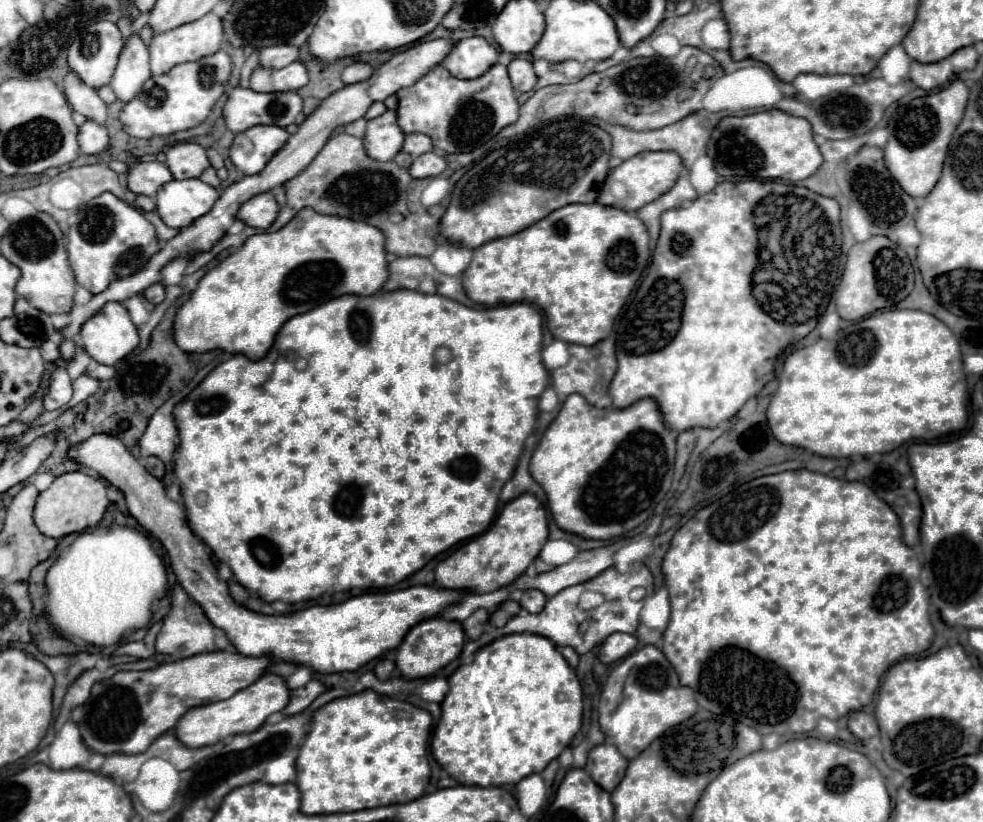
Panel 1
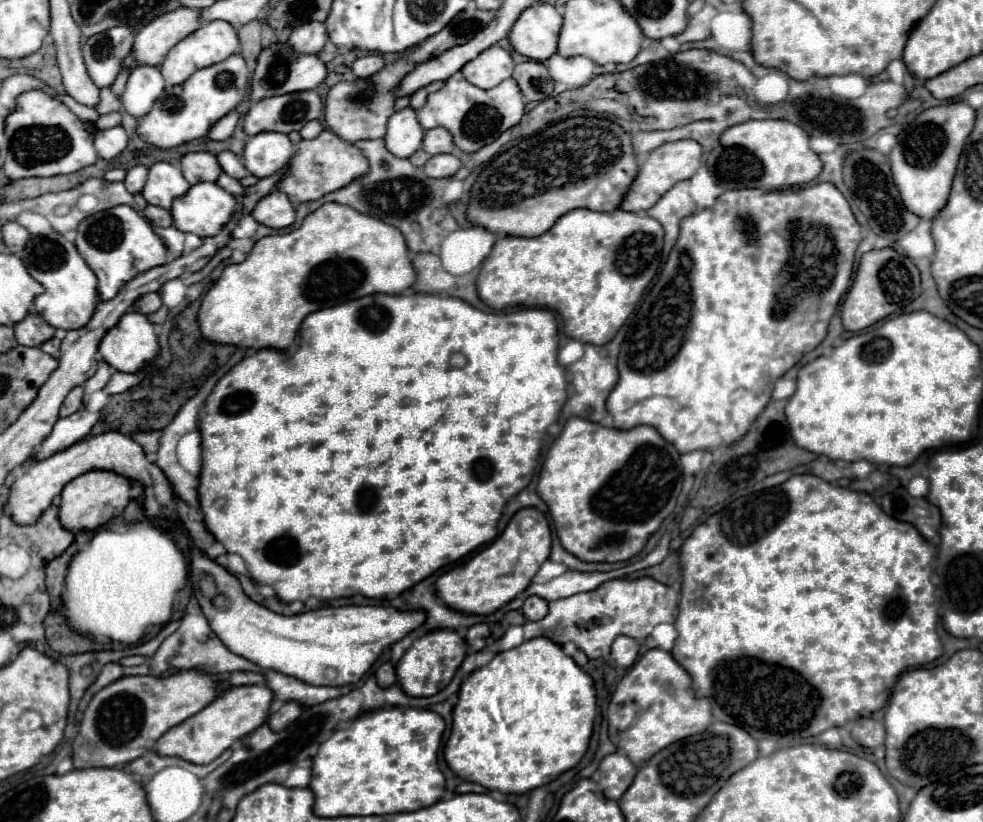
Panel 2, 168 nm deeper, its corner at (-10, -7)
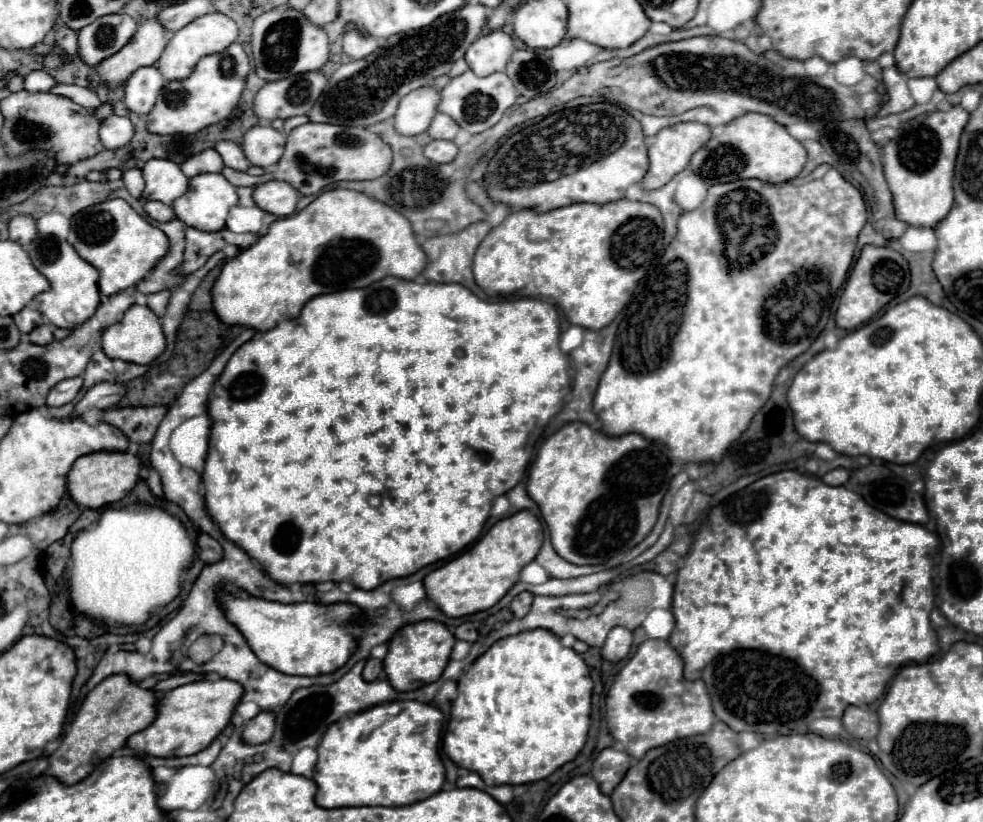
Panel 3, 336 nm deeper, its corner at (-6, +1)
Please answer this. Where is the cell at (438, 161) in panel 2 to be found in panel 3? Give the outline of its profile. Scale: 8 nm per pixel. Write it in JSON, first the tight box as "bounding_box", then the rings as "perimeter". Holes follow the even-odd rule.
{"bounding_box":[423,140,457,164],"perimeter":[[[431,140],[425,148],[423,154],[435,162],[435,164],[449,164],[457,156],[457,146],[449,140]]]}

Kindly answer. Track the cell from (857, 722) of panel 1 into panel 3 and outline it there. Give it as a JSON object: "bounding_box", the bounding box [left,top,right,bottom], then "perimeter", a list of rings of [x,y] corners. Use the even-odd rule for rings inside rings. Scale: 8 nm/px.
{"bounding_box":[843,706,879,740],"perimeter":[[[849,706],[843,714],[843,726],[851,736],[871,740],[877,736],[879,718],[877,718],[877,712],[869,712],[869,710],[861,710],[857,706]]]}

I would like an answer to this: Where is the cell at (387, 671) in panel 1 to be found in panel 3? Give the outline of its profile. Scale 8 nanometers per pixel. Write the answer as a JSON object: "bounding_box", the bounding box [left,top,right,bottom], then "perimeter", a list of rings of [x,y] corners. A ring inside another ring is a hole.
{"bounding_box":[363,658,383,682],"perimeter":[[[369,658],[365,664],[365,670],[363,670],[363,678],[371,682],[371,680],[377,680],[381,672],[383,672],[383,662],[377,658]]]}

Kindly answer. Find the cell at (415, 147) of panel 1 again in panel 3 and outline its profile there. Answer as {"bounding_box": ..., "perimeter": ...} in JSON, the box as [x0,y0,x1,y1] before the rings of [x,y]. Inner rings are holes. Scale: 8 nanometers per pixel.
{"bounding_box":[427,114,459,140],"perimeter":[[[435,114],[427,130],[431,140],[453,140],[457,132],[459,132],[459,126],[455,126],[453,118],[447,118],[447,114]]]}

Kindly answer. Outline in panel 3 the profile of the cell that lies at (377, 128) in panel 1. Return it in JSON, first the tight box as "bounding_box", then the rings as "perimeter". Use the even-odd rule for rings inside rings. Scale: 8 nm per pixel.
{"bounding_box":[393,88,439,136],"perimeter":[[[417,88],[403,96],[393,116],[393,126],[401,136],[417,136],[427,130],[431,118],[437,114],[439,90]]]}

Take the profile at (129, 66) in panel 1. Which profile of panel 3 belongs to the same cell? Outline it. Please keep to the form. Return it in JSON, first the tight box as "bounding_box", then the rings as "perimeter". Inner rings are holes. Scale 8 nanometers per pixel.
{"bounding_box":[125,66,165,114],"perimeter":[[[155,66],[135,70],[125,82],[125,106],[135,114],[149,114],[165,80]]]}

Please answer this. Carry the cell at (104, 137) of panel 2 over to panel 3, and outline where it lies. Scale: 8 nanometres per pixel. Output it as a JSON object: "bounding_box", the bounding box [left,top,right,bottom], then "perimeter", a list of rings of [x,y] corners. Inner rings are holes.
{"bounding_box":[99,116,133,150],"perimeter":[[[109,116],[101,122],[101,128],[99,128],[99,138],[101,138],[101,144],[109,150],[113,148],[119,148],[119,146],[125,146],[133,136],[133,124],[127,116]]]}

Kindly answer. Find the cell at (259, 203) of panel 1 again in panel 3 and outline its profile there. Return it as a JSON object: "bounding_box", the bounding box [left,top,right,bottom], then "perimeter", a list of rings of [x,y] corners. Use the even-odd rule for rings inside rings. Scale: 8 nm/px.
{"bounding_box":[253,180,299,218],"perimeter":[[[271,180],[271,182],[259,184],[255,188],[253,200],[261,210],[281,218],[281,216],[291,216],[295,212],[295,204],[297,204],[299,196],[291,184]]]}

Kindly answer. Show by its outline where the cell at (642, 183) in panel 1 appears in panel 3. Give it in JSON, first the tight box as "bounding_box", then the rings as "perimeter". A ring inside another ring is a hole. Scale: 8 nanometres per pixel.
{"bounding_box":[641,122,711,190],"perimeter":[[[683,122],[679,126],[663,128],[659,134],[655,134],[649,140],[649,148],[647,148],[649,150],[649,170],[641,182],[641,188],[657,190],[657,188],[665,186],[675,174],[679,174],[681,170],[685,170],[689,166],[691,156],[707,144],[709,136],[711,136],[711,128],[705,124],[699,124],[699,122]]]}

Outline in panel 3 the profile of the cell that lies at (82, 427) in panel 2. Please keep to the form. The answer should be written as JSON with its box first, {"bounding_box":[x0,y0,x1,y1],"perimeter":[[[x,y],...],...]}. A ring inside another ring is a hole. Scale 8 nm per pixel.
{"bounding_box":[69,382,125,418],"perimeter":[[[101,382],[99,386],[93,386],[73,408],[73,414],[69,418],[81,418],[89,408],[111,408],[123,398],[125,390],[123,384],[117,382]]]}

